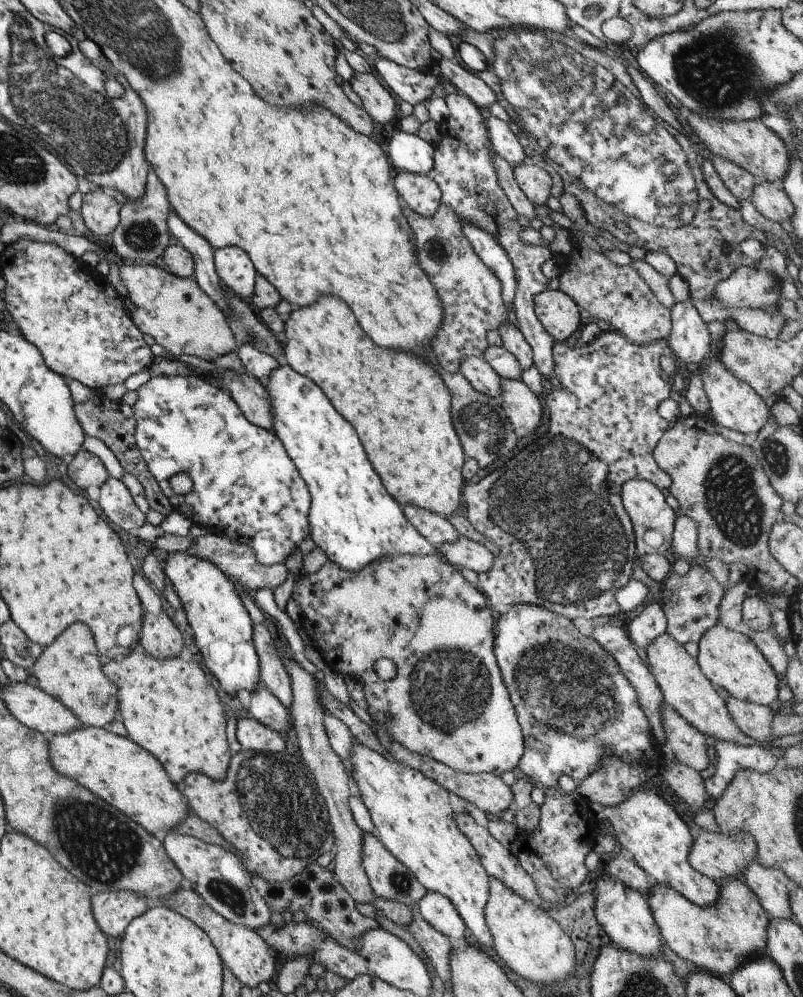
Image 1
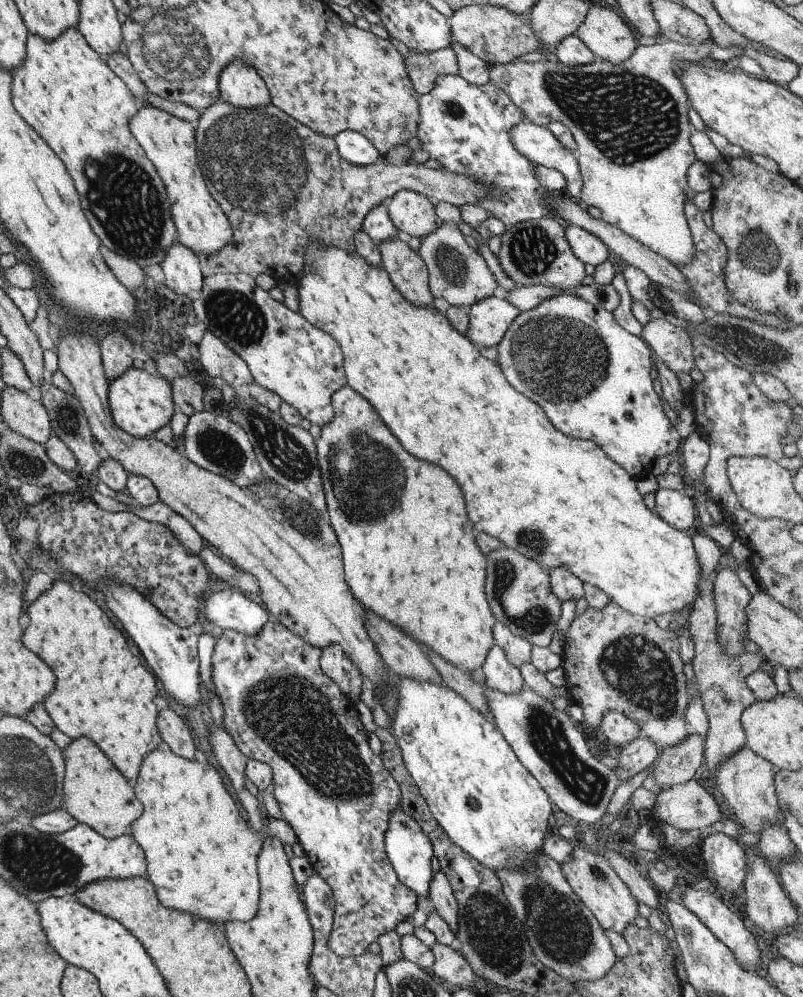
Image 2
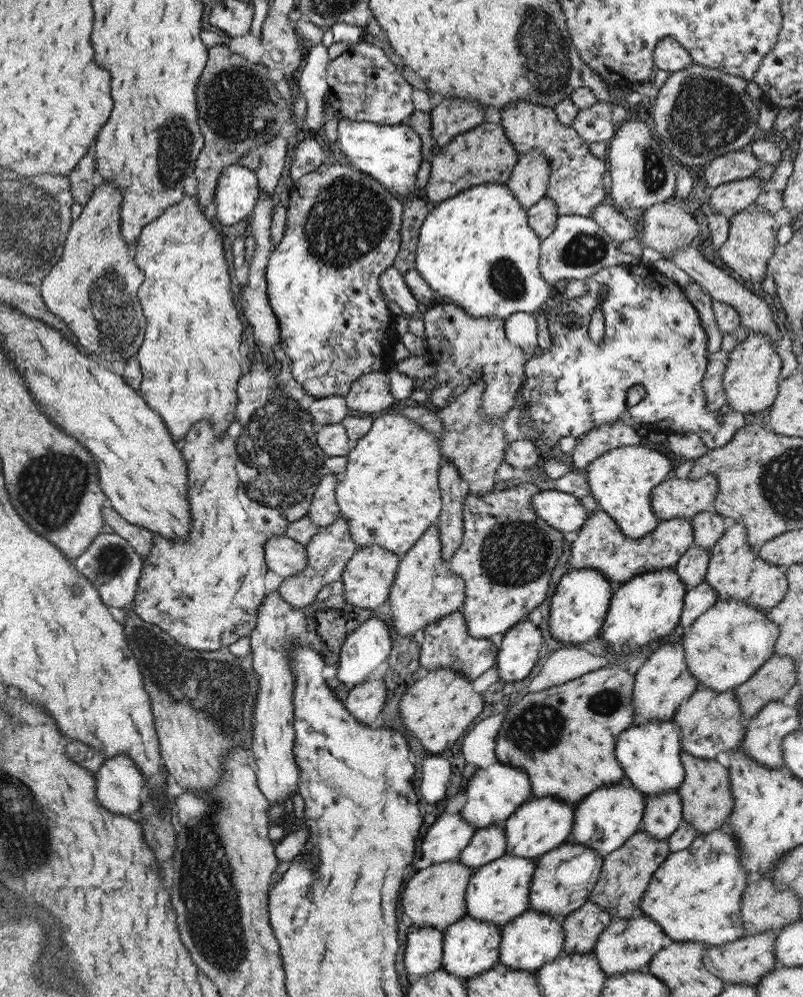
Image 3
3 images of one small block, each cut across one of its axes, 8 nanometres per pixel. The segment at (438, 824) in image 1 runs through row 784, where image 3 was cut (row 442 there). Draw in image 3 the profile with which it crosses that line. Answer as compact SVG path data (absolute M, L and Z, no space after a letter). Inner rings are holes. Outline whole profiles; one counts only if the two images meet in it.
M389 411L372 420L370 430L352 443L345 456L345 471L339 476L333 498L339 507L339 517L344 518L352 542L358 548L379 545L401 557L429 526L435 524L441 508L437 485L442 463L436 436L421 430L421 426L415 426L415 422L398 411Z

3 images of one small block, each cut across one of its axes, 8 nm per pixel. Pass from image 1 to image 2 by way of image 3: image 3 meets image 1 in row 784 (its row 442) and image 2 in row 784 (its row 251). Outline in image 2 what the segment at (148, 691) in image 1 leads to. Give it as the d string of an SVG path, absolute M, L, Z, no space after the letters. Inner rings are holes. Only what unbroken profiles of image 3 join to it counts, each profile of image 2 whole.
M156 747L155 750L151 750L145 754L138 774L133 783L133 790L135 798L141 802L142 813L137 820L131 822L129 828L129 834L132 835L133 840L141 847L146 860L146 873L147 878L152 882L154 890L156 892L157 900L161 906L169 908L171 910L181 910L181 912L189 912L189 914L195 914L199 918L205 918L209 922L215 922L217 924L223 924L229 921L247 922L257 912L258 907L258 876L256 873L256 858L259 854L263 840L267 836L271 838L278 838L282 845L289 844L290 846L296 841L296 836L291 827L283 820L275 820L274 818L268 818L269 823L267 826L263 826L262 832L253 832L248 826L248 823L239 816L237 808L231 798L231 796L225 790L225 786L221 781L221 778L217 771L207 763L199 763L194 758L183 758L173 754L171 750L166 747Z

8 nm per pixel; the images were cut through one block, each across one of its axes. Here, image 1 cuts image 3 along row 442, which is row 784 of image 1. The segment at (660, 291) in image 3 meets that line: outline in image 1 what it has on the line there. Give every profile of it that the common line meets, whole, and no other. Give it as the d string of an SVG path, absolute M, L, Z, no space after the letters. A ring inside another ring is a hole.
M519 604L517 606L511 606L510 608L500 610L500 616L497 618L497 622L495 622L495 634L493 634L492 644L501 680L503 680L503 686L505 686L509 694L524 745L523 755L519 758L515 769L517 775L525 777L533 784L541 785L544 788L550 787L555 789L558 788L557 779L561 775L568 776L575 784L587 778L593 770L597 770L599 762L601 762L607 754L613 754L613 756L617 756L621 762L627 762L627 764L653 764L654 767L658 768L658 771L665 765L662 763L660 750L658 747L653 746L654 737L651 728L649 728L649 722L647 722L643 710L641 710L639 704L637 704L637 694L635 694L633 686L631 686L631 684L627 682L627 678L621 674L621 670L619 670L617 662L613 660L613 656L607 654L607 652L591 638L579 634L571 621L536 605ZM719 742L714 745L717 760L715 773L703 780L703 787L707 795L707 803L719 798L727 784L733 780L735 772L739 770L760 771L761 774L778 768L781 750L776 748L759 748L755 744L748 747L735 746L733 743Z

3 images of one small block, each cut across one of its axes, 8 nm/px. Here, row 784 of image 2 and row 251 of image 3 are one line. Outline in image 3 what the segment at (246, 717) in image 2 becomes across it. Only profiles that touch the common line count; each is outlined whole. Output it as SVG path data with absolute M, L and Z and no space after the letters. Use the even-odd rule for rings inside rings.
M331 162L321 164L315 170L308 172L293 182L290 187L288 203L286 204L285 227L277 246L269 253L265 265L266 297L269 306L278 322L279 342L277 348L280 354L287 355L290 361L291 376L299 383L307 395L314 399L328 397L329 395L341 395L344 397L350 389L351 383L363 374L383 370L393 358L393 346L395 322L393 314L387 309L385 300L388 300L378 285L381 272L388 266L392 266L395 255L400 245L399 225L403 201L394 193L389 192L384 186L370 176L355 169L349 162L345 166Z

